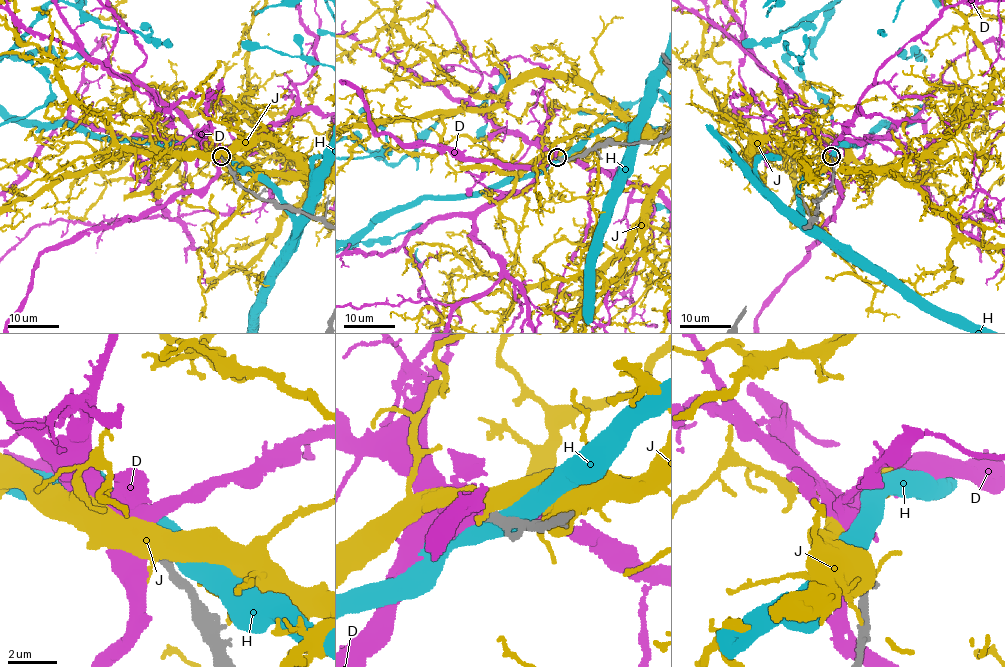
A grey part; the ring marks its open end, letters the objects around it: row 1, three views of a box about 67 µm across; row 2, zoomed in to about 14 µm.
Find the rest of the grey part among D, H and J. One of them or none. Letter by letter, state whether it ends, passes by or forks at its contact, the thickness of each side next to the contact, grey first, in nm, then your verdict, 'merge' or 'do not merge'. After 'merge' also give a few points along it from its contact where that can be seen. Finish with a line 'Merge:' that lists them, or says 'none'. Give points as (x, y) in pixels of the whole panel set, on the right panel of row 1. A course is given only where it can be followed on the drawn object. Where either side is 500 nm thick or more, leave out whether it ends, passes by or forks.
D: 320/600 nm | merge
H: 400/750 nm | do not merge
J: 320/550 nm | do not merge
Merge: D

